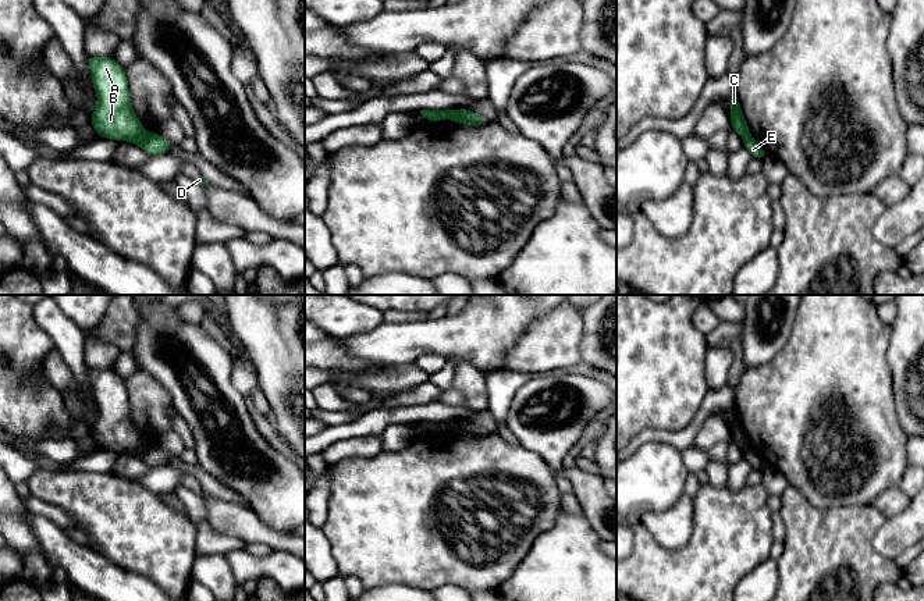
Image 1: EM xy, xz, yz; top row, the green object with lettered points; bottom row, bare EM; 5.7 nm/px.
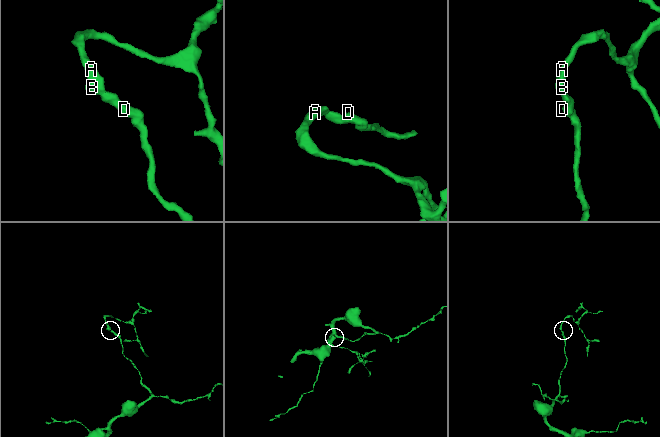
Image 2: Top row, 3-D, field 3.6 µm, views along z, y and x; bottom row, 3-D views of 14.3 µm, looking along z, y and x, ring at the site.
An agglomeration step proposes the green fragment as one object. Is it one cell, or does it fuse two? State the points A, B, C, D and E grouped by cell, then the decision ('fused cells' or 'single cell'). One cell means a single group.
A B C / D E; fused cells

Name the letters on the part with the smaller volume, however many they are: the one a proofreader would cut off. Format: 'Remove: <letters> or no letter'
Remove: A, B, C

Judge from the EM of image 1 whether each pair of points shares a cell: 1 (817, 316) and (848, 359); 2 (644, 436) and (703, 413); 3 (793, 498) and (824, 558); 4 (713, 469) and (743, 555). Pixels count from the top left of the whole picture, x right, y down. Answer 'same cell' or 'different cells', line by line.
1: same cell
2: same cell
3: same cell
4: different cells

